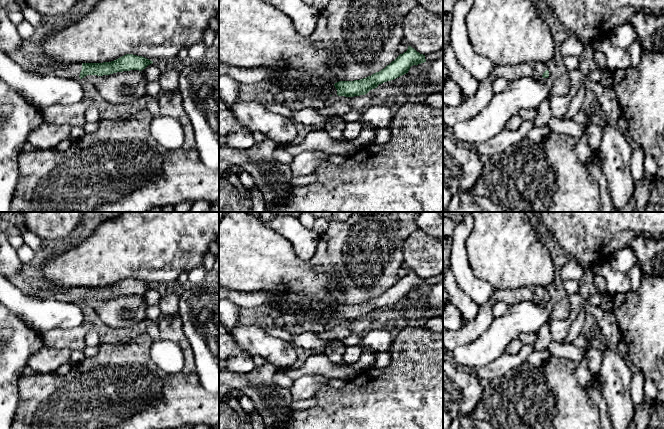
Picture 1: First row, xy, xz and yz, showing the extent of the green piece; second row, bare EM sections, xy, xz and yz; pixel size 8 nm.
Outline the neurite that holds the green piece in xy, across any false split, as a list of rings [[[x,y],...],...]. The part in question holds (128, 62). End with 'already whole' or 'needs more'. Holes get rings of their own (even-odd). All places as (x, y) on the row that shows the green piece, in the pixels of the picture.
[[[126,54],[114,61],[103,63],[55,63],[34,65],[27,69],[29,73],[38,75],[55,75],[63,78],[80,80],[87,75],[110,75],[117,72],[139,70],[142,71],[153,61],[133,54]]]; needs more

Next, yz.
[[[537,62],[534,65],[541,80],[545,80],[549,77],[549,71],[545,63]]]; needs more

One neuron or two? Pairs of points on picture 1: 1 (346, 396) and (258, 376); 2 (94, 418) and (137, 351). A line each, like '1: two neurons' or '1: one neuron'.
1: two neurons
2: one neuron

